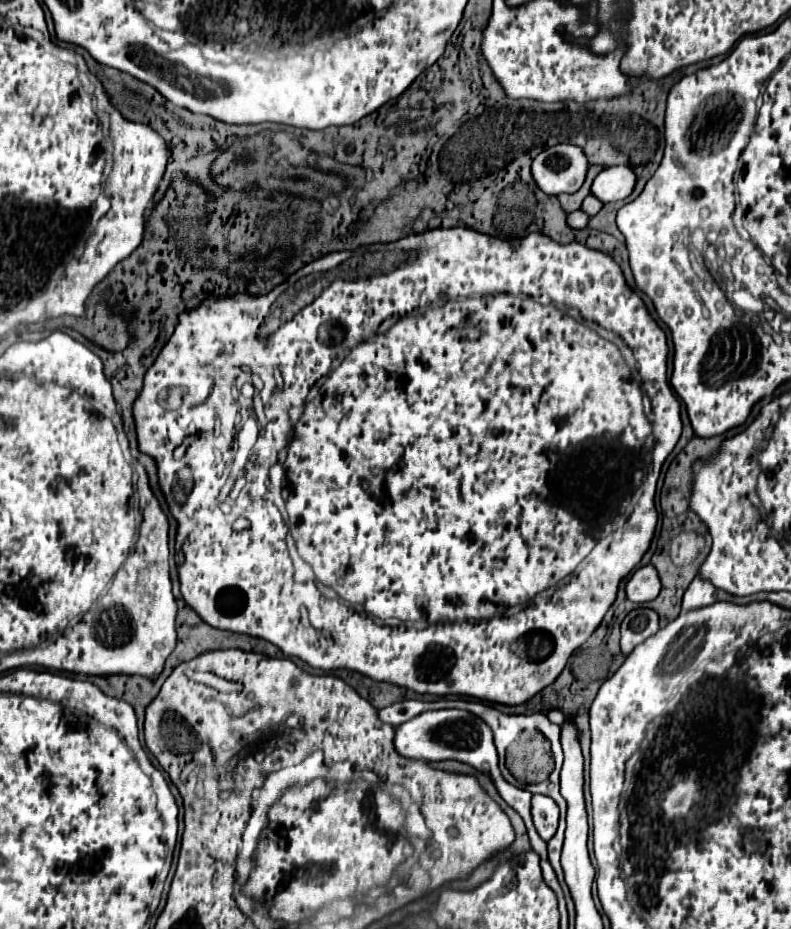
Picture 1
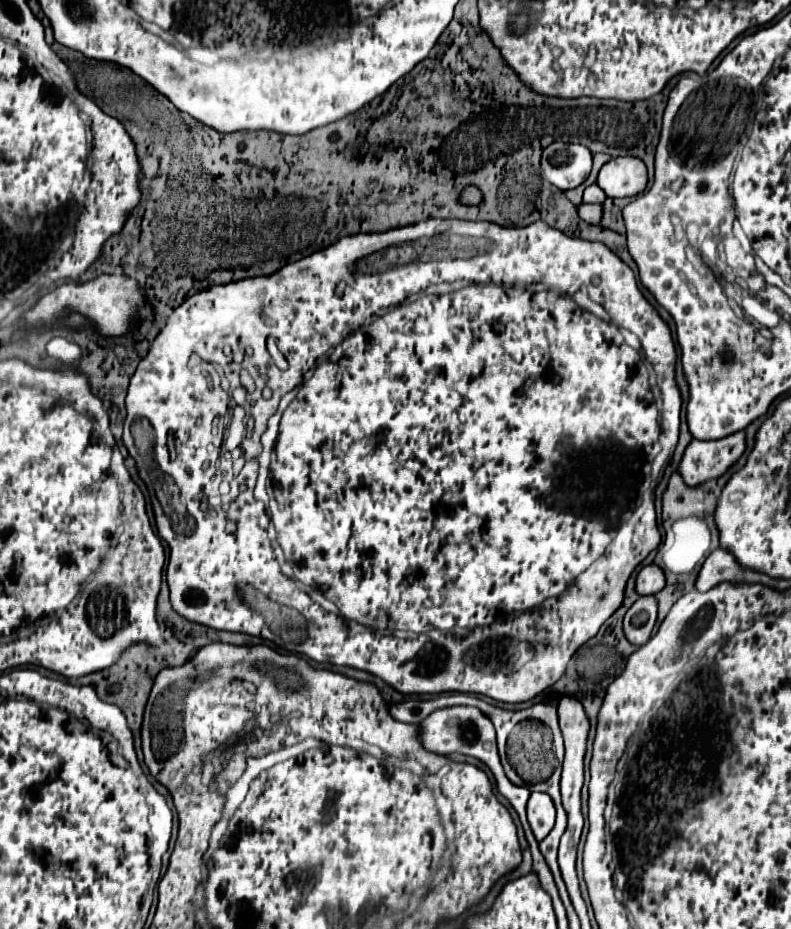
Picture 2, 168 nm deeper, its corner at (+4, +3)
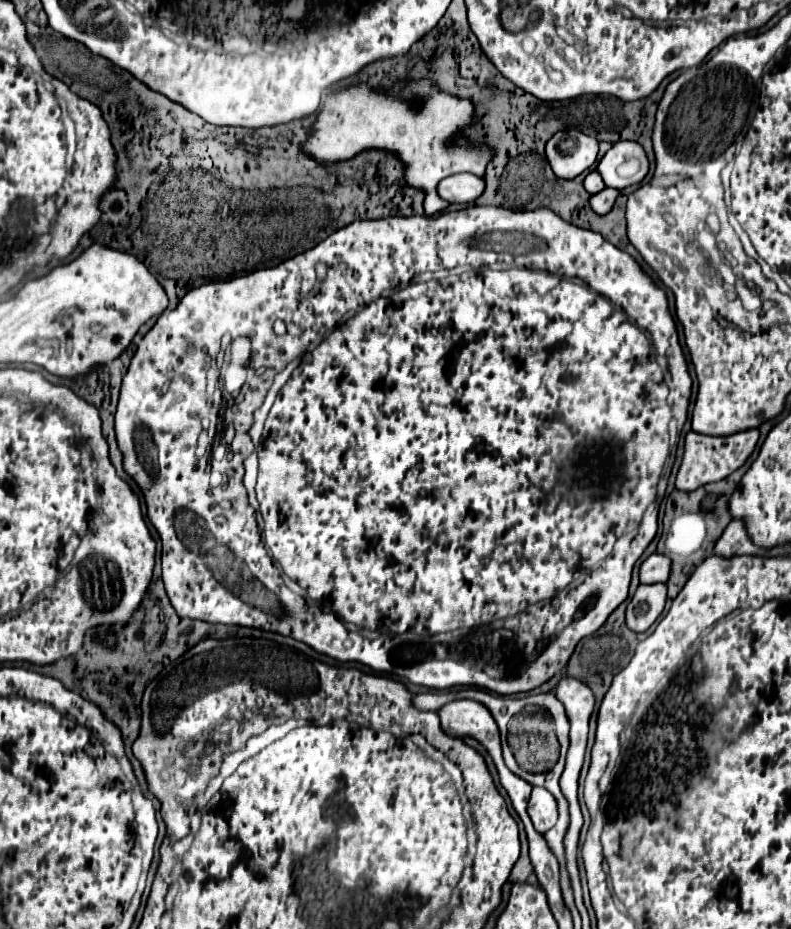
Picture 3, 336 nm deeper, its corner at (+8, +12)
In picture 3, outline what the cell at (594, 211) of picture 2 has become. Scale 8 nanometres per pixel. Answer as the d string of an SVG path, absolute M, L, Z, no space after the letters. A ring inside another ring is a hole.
M611 187L595 193L595 195L591 197L591 207L593 207L593 211L599 213L599 215L609 213L609 211L613 209L613 205L615 205L617 195L619 195L619 189L611 189Z

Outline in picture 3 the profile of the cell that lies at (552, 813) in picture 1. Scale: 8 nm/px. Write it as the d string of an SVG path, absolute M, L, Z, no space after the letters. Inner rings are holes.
M533 787L529 799L529 817L539 833L545 833L557 823L557 801L547 789Z

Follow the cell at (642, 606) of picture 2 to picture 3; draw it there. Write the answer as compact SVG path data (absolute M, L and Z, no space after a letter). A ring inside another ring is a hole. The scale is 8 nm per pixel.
M665 583L639 585L631 603L627 605L627 627L637 633L647 631L663 613L665 601L667 601Z

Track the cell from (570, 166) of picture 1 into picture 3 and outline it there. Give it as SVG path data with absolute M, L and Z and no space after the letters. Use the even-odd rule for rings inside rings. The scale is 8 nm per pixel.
M579 129L555 133L547 141L547 159L553 173L561 179L575 179L589 169L599 153L599 141Z

